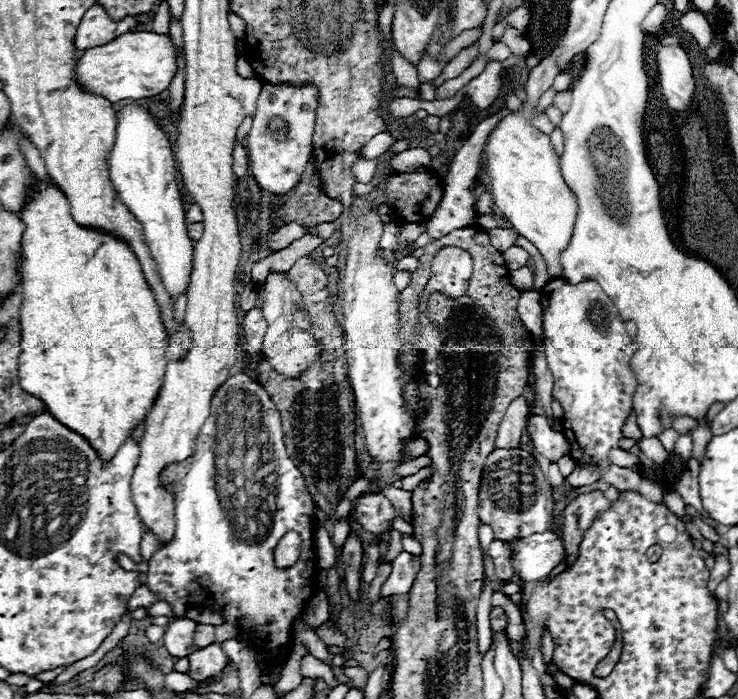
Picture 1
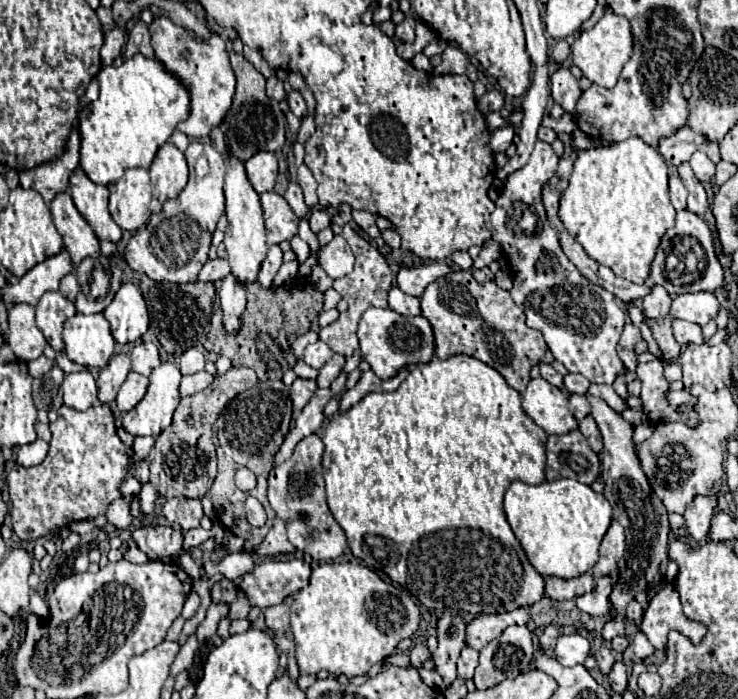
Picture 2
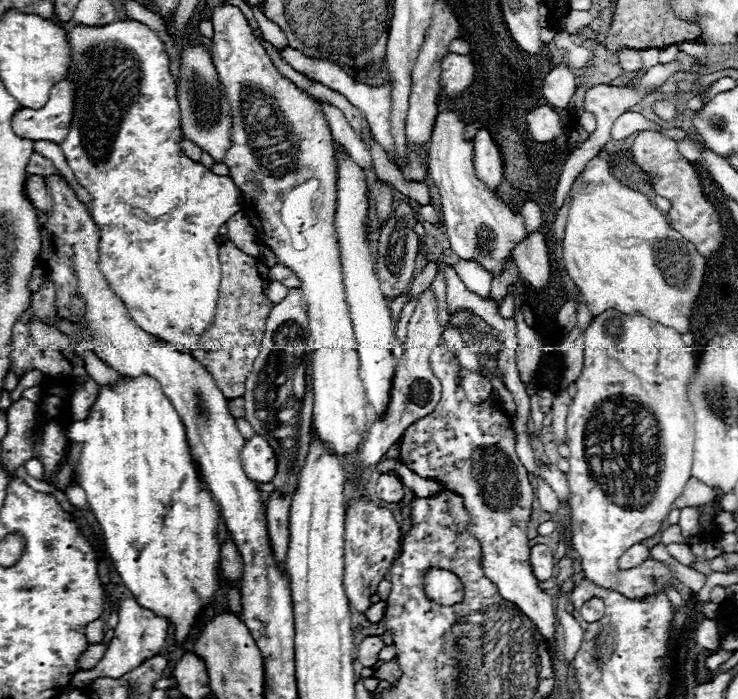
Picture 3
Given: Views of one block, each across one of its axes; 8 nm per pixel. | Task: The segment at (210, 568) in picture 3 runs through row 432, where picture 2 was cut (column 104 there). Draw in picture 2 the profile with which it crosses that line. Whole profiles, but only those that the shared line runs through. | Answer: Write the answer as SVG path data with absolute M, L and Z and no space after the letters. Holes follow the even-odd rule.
M136 54L122 66L104 66L98 74L100 96L80 112L80 168L96 184L118 182L128 168L150 168L158 148L170 138L176 124L190 114L190 96L184 86L154 58Z

